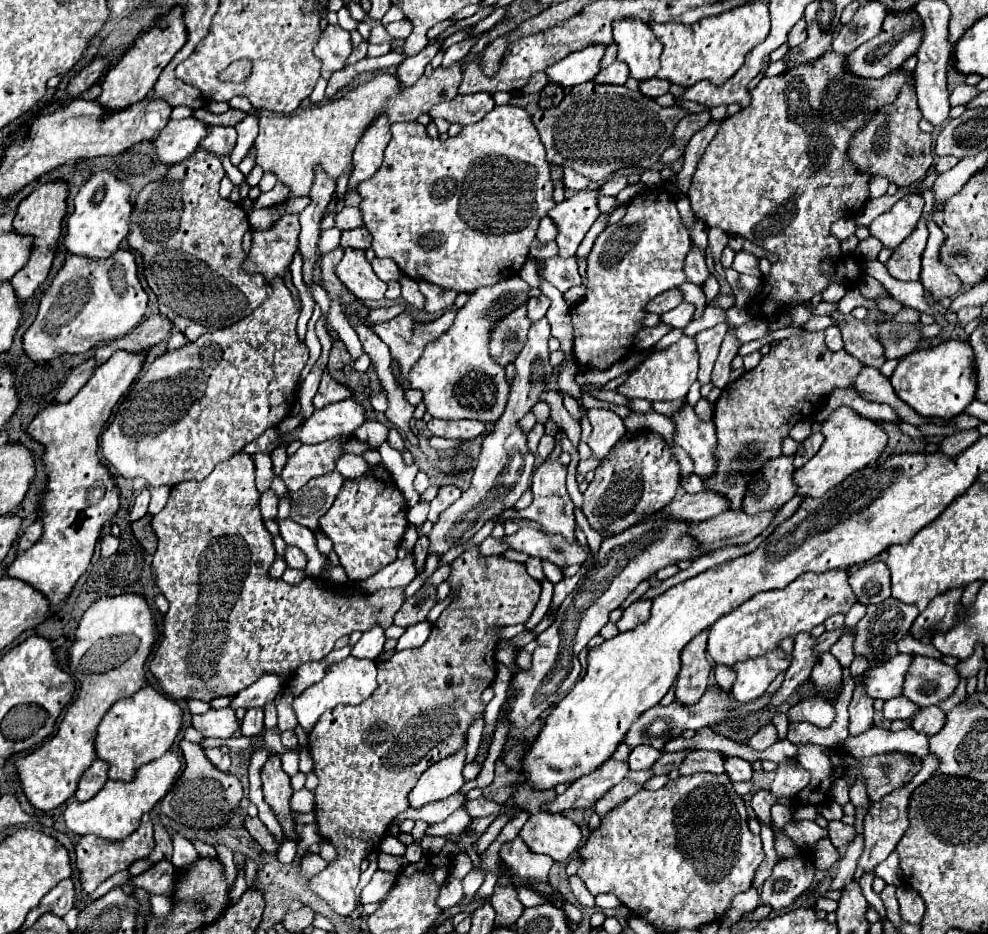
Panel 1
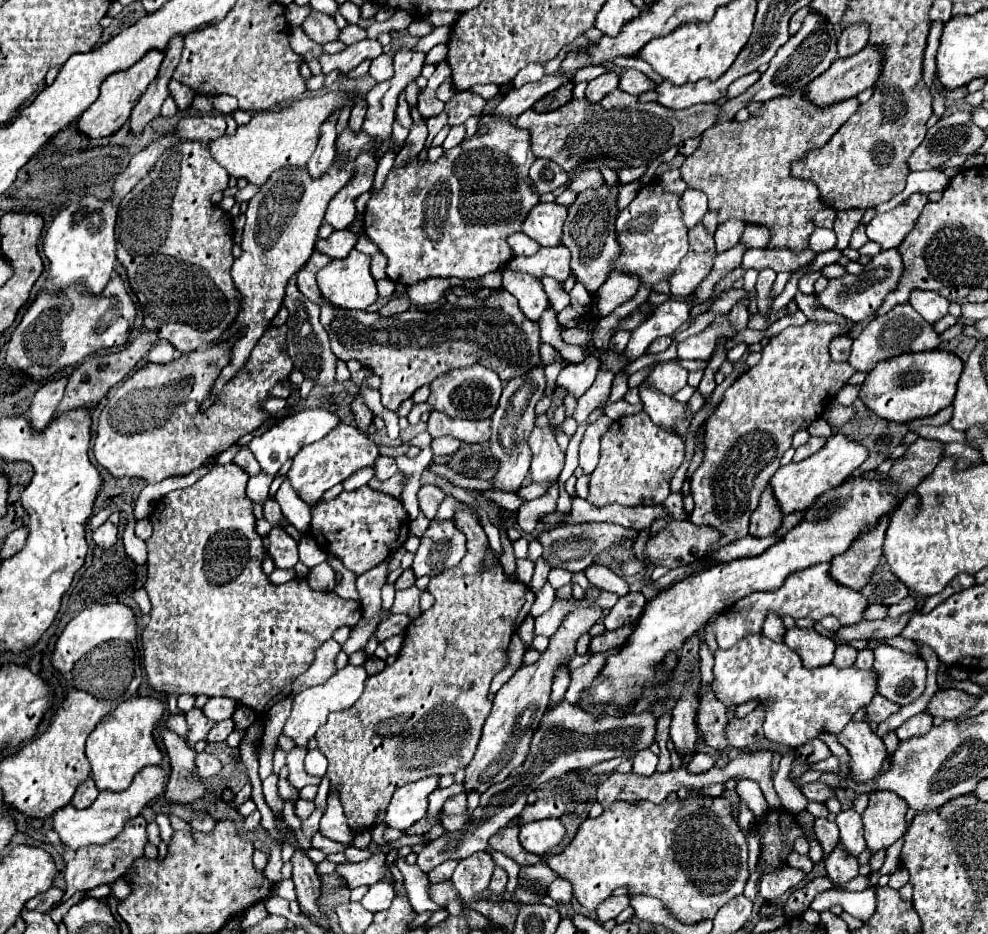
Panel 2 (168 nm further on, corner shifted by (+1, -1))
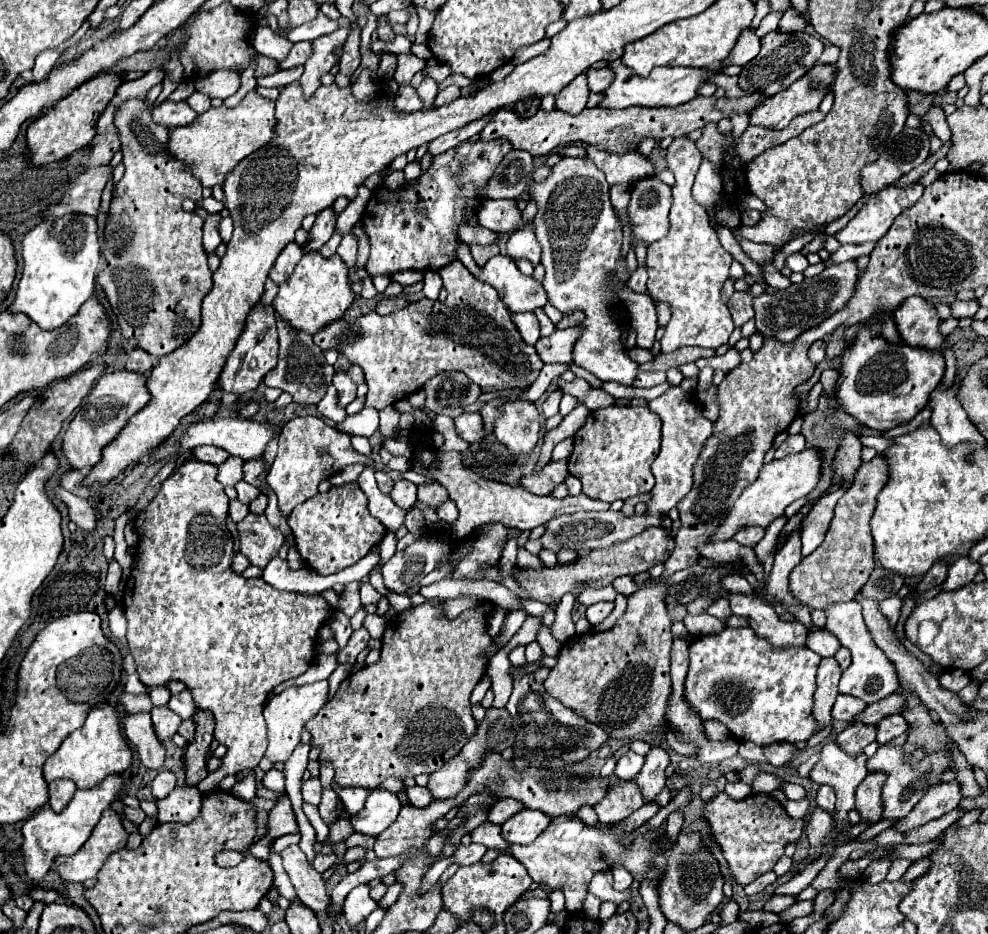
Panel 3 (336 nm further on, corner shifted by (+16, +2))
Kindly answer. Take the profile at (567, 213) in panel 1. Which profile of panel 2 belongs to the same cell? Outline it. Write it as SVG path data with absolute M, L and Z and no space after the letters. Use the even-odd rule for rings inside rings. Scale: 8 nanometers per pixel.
M537 203L523 219L521 233L535 239L539 245L555 247L561 243L559 231L567 219L567 207L557 203Z

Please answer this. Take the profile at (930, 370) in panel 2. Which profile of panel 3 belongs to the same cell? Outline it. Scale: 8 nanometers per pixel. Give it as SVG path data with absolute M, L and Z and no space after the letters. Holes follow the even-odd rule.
M862 328L856 334L854 346L844 356L836 400L862 426L886 432L910 422L928 404L928 396L940 384L944 368L940 352L924 352L924 348L910 348L908 344L888 344L882 336Z

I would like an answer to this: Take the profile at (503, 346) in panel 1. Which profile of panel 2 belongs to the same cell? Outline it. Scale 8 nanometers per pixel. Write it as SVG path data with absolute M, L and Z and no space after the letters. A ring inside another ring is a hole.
M315 251L299 271L297 287L307 299L321 305L321 325L329 333L331 349L337 359L355 359L363 367L381 375L381 403L393 413L397 413L399 405L421 385L429 385L433 379L451 369L479 363L493 369L501 381L511 381L543 363L539 355L539 325L527 319L519 311L515 297L503 289L493 291L487 299L465 295L453 305L445 303L433 311L419 311L417 307L411 307L393 317L381 317L379 313L369 311L343 311L327 307L319 299L315 273L329 261L331 257Z

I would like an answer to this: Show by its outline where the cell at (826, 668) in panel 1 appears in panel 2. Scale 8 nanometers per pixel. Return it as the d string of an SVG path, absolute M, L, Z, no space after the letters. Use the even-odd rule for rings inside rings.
M791 627L783 635L783 643L795 651L807 669L823 667L831 663L835 653L835 643L829 637L819 635L815 629Z

